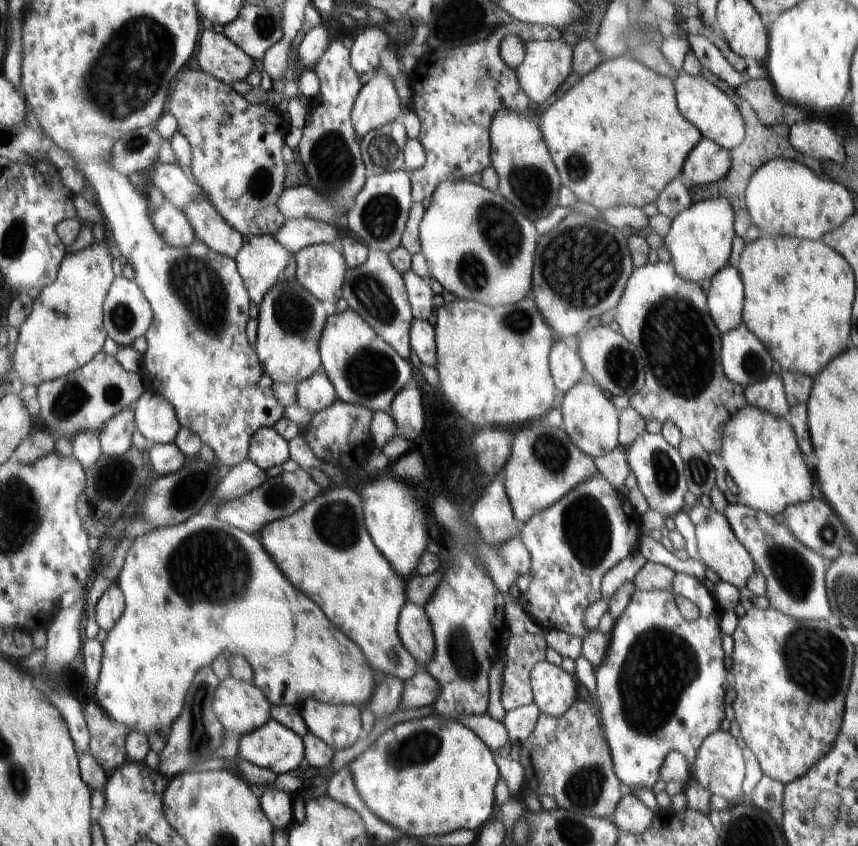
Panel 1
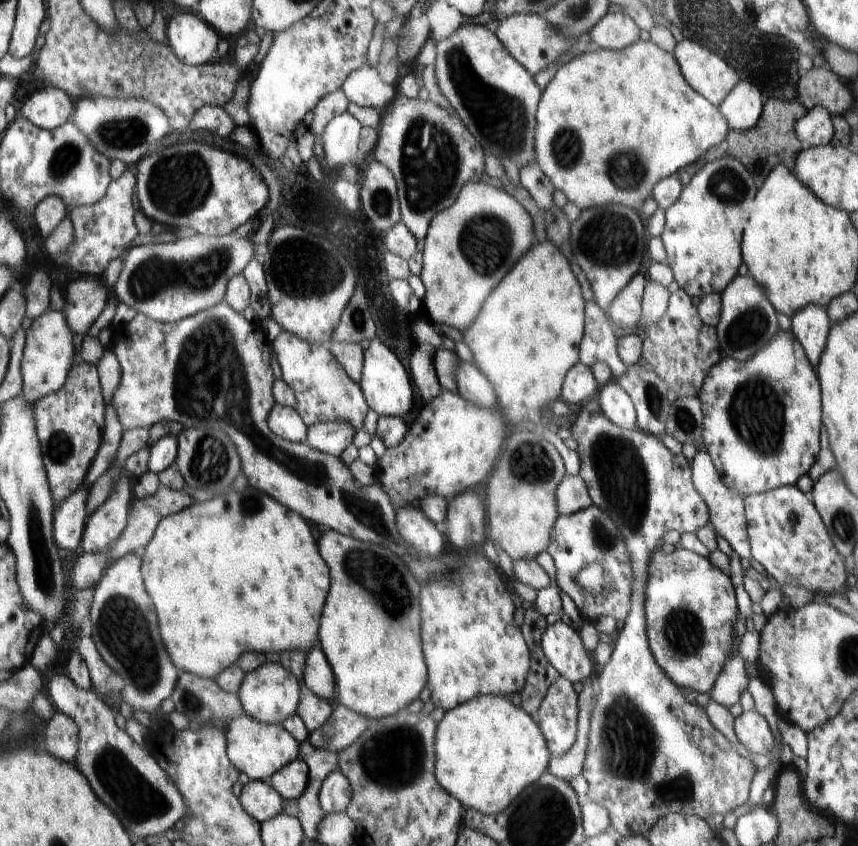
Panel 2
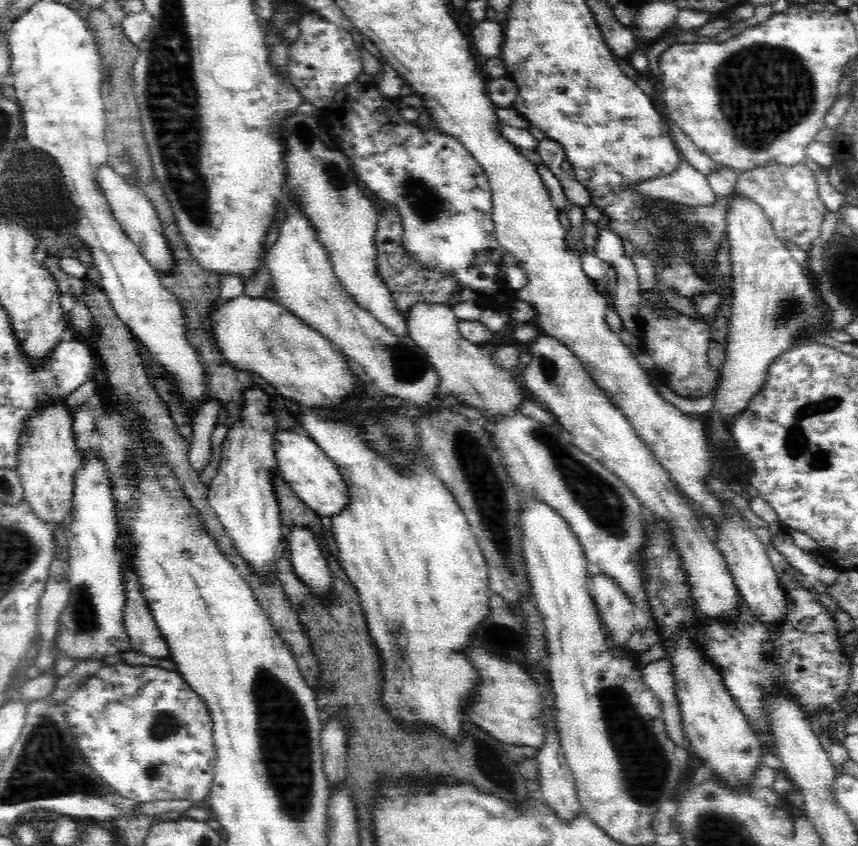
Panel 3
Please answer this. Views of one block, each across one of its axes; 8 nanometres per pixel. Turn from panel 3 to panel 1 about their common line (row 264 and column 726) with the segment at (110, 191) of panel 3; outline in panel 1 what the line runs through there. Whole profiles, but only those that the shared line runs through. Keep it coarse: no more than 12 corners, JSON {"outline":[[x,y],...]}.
{"outline":[[701,137],[683,180],[706,186],[728,176],[729,151]]}

